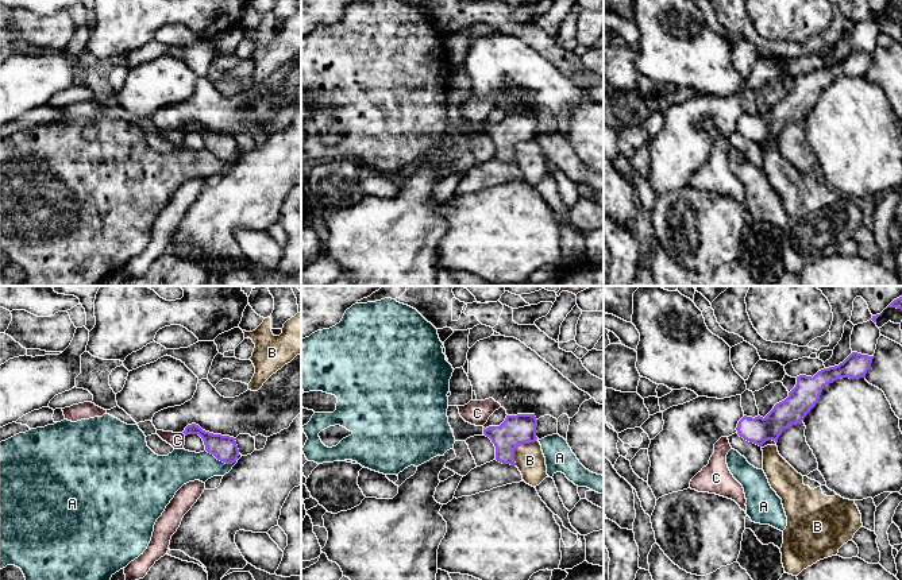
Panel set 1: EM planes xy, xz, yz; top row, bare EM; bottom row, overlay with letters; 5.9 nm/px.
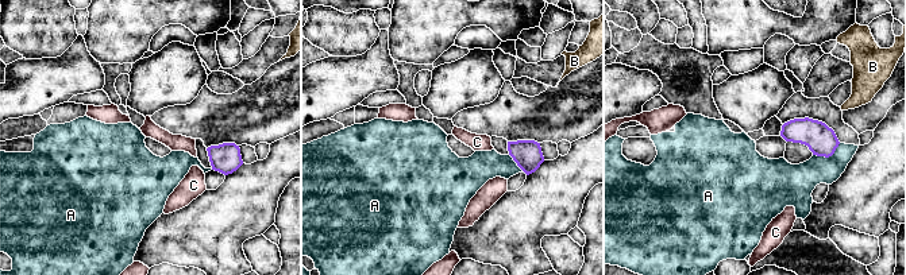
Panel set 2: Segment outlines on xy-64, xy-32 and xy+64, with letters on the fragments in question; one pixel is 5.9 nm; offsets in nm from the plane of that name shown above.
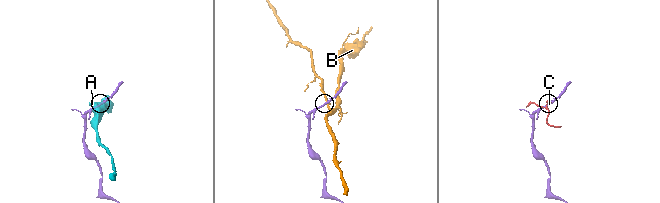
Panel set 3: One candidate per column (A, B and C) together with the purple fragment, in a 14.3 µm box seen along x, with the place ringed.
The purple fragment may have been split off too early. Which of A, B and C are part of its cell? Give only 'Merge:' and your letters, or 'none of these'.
Merge: none of these

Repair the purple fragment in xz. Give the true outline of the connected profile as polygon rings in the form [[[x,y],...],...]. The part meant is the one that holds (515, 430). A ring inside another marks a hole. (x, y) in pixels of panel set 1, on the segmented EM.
[[[535,414],[506,415],[500,426],[483,428],[483,434],[494,444],[497,461],[516,465],[514,449],[537,440],[536,426]]]

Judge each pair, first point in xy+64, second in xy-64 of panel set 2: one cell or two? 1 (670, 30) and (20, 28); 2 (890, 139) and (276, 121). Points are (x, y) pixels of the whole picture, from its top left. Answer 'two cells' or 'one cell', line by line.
1: one cell
2: two cells

